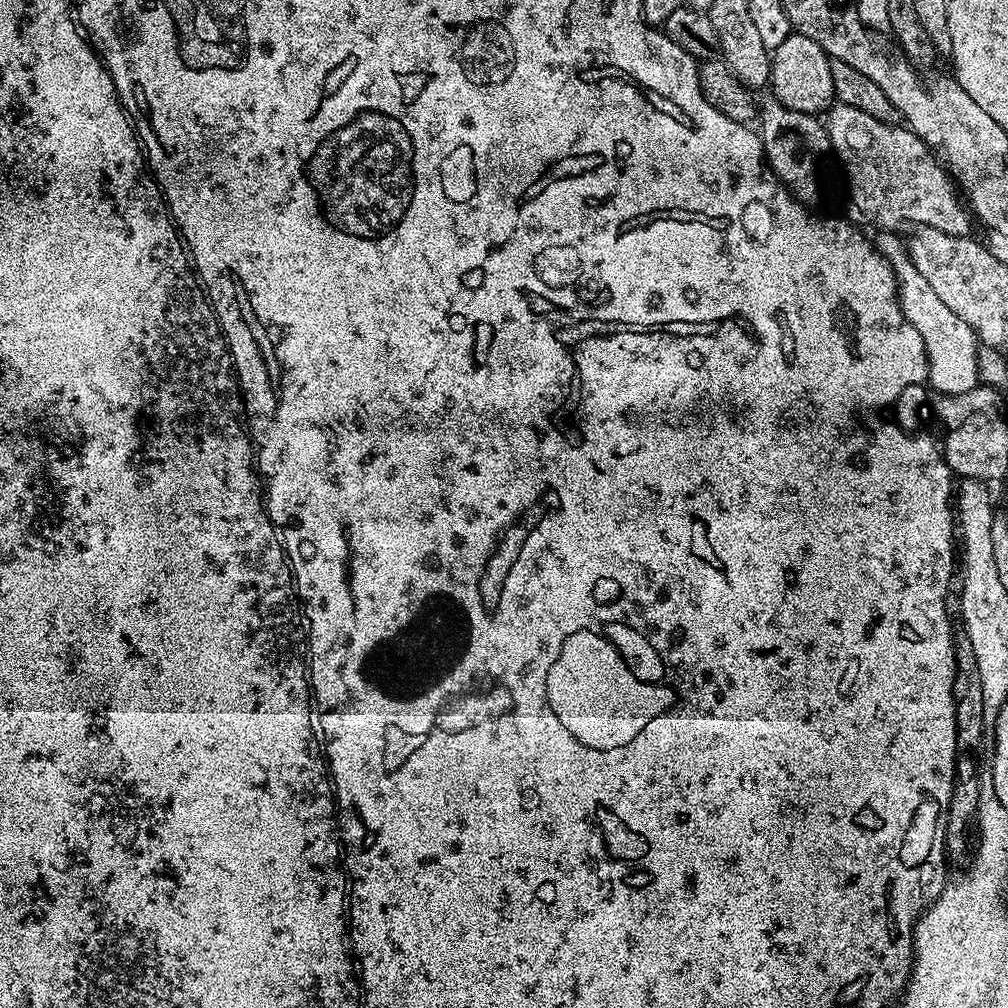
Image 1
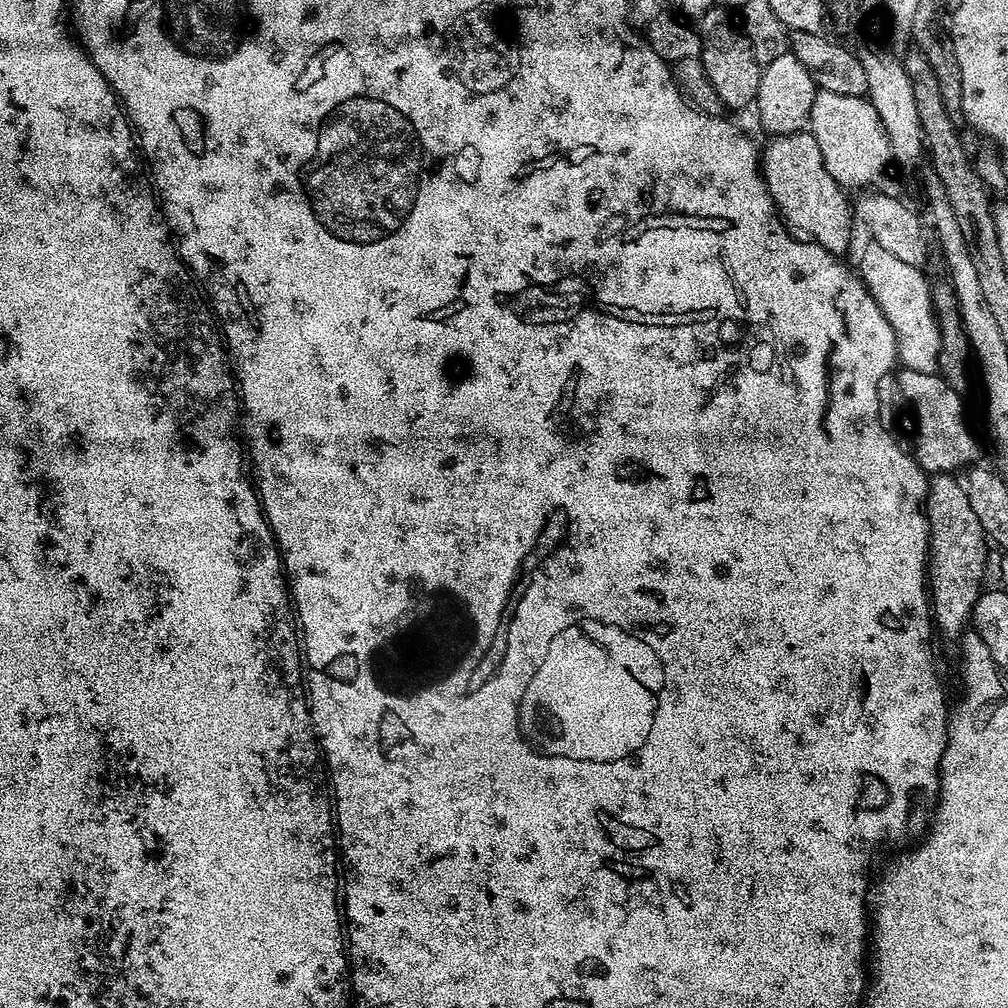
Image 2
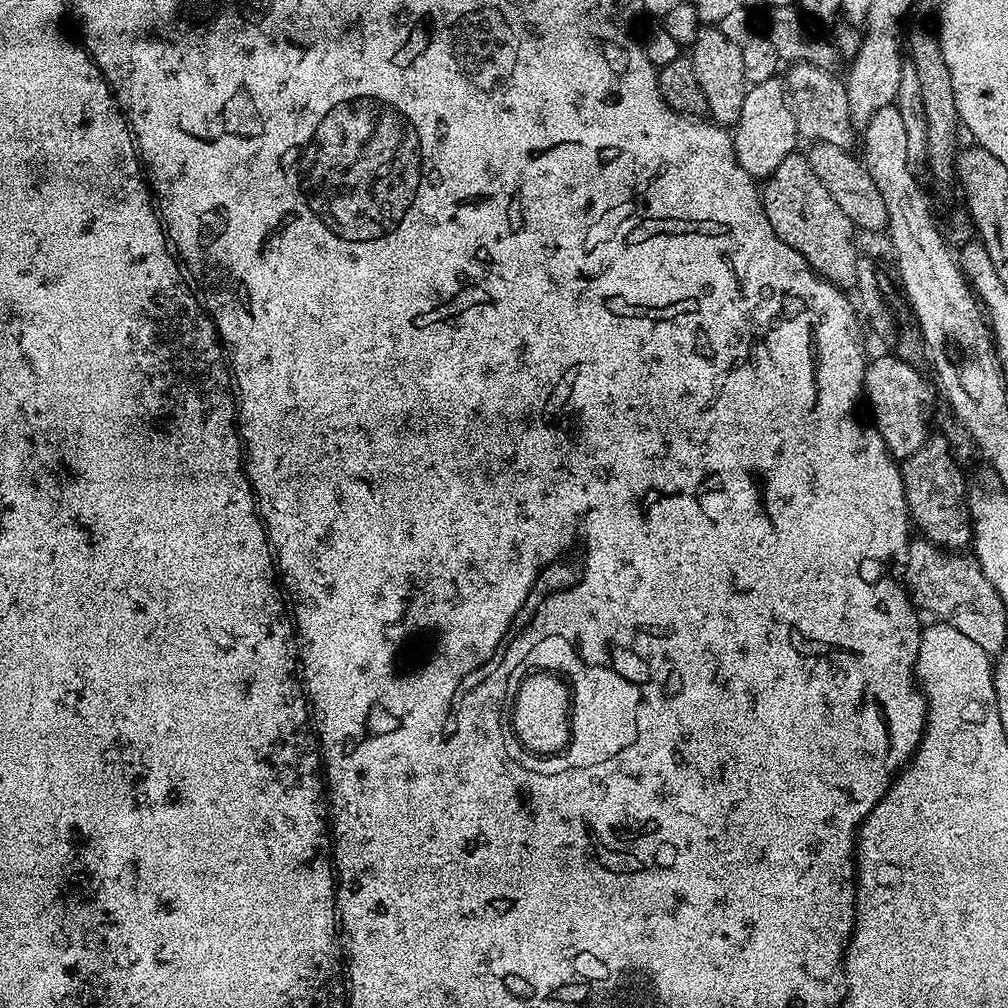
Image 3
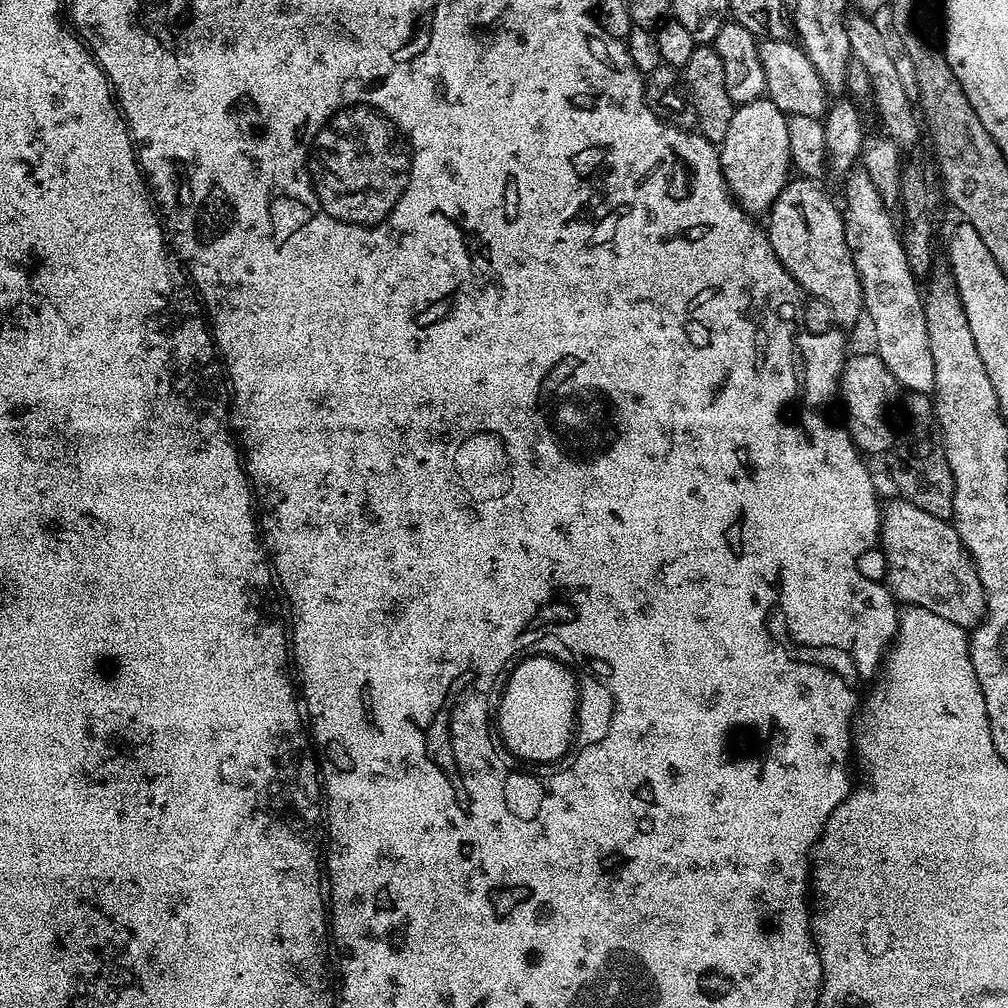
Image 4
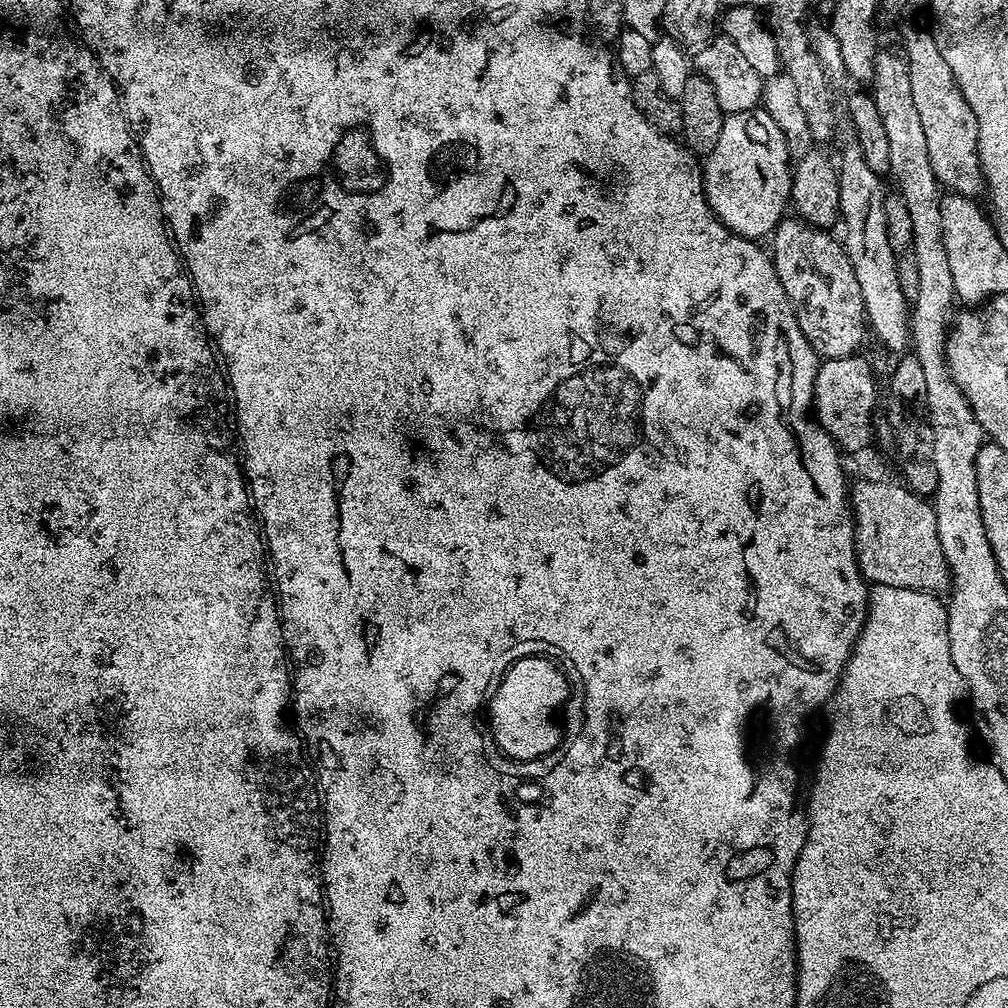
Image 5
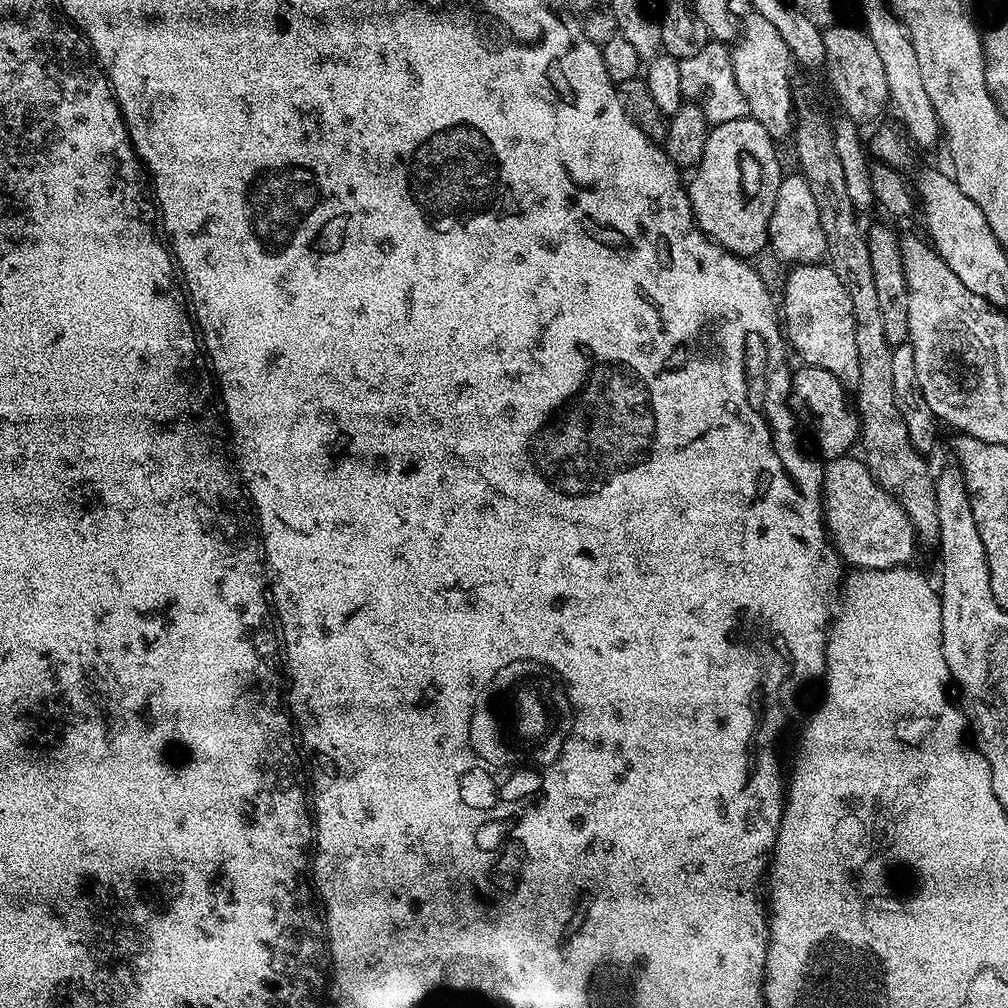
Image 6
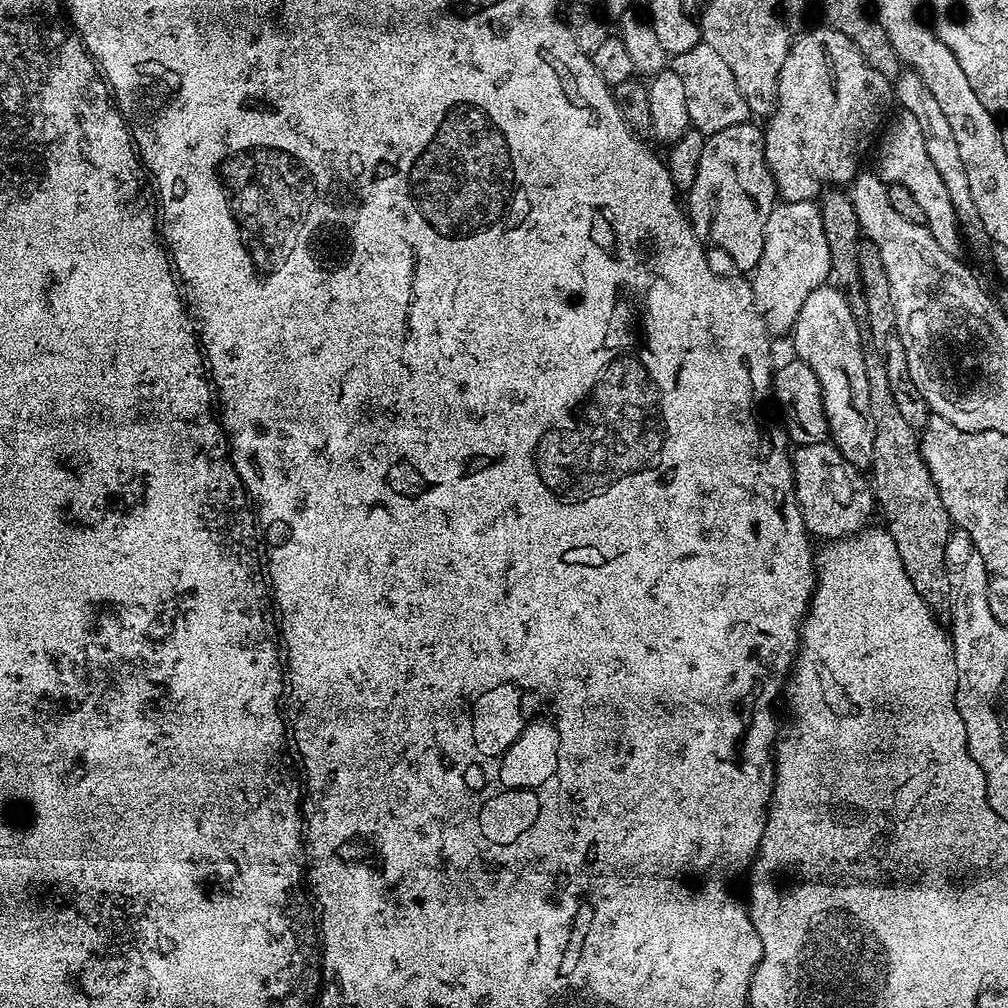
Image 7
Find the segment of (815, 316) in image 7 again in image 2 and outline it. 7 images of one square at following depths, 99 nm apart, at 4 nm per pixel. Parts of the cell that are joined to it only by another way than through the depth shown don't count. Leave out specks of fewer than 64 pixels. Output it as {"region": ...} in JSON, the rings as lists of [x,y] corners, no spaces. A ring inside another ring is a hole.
{"region":[[[811,131],[790,132],[785,136],[772,136],[769,144],[762,148],[762,171],[764,181],[780,219],[784,221],[786,230],[795,240],[811,242],[837,254],[852,244],[852,224],[854,228],[854,208],[847,200],[845,189],[840,187],[835,178],[826,170],[822,162],[822,150],[818,150],[818,142],[812,137]]]}

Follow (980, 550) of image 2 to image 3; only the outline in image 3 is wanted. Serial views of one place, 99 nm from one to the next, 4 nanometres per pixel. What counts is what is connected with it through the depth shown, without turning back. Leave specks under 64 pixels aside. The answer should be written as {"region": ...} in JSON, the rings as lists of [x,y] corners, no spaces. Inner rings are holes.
{"region":[[[929,435],[922,447],[903,460],[899,470],[908,514],[911,523],[920,527],[919,535],[945,550],[967,549],[972,542],[972,516],[968,513],[970,487],[964,481],[965,469],[952,456],[945,436]]]}

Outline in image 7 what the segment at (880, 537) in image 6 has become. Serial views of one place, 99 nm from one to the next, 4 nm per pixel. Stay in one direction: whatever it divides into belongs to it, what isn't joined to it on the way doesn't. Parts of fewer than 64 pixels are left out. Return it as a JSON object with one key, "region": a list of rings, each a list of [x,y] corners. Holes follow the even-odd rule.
{"region":[[[830,442],[823,444],[802,444],[793,447],[790,452],[792,462],[792,477],[796,491],[796,505],[804,519],[804,528],[813,537],[822,536],[823,541],[842,540],[863,532],[868,520],[874,516],[874,493],[869,477],[859,468],[855,468]]]}

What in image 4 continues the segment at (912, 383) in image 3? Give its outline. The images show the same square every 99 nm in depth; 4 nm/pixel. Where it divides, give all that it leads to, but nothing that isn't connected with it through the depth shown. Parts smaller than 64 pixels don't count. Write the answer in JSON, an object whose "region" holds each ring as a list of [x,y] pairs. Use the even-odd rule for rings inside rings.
{"region":[[[868,350],[861,356],[847,357],[844,369],[840,375],[838,400],[844,403],[844,416],[850,438],[855,442],[861,453],[869,457],[876,456],[879,452],[891,453],[897,439],[898,432],[888,425],[888,404],[896,400],[898,385],[894,374],[886,370],[886,362],[876,355],[875,351]]]}

